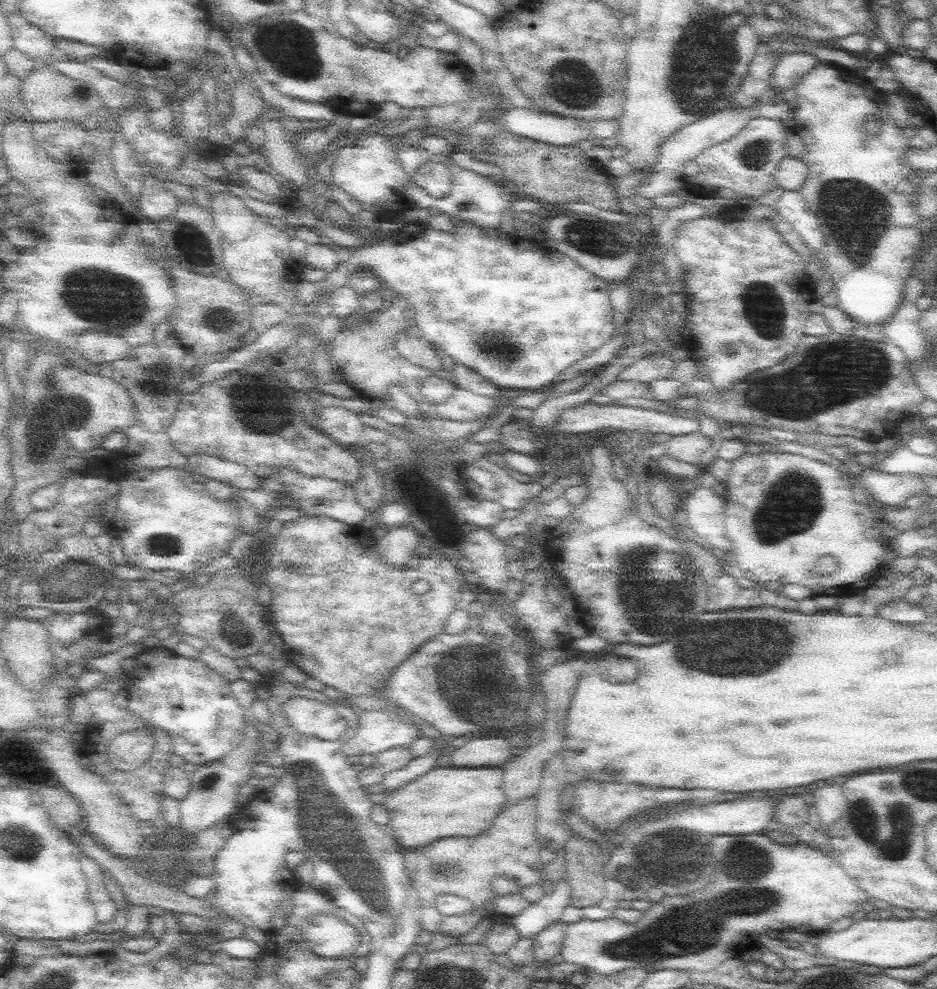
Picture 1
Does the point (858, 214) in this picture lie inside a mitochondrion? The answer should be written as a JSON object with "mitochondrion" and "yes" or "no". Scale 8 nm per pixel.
{"mitochondrion":"yes"}

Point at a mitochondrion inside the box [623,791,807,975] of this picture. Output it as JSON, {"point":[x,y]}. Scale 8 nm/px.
{"point":[669,857]}

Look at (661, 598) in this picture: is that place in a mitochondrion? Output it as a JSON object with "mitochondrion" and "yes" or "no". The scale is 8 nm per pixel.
{"mitochondrion":"yes"}

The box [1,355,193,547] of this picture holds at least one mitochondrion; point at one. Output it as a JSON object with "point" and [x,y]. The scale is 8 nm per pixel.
{"point":[76,413]}

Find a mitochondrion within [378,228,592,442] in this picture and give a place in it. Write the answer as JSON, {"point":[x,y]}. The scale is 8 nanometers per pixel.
{"point":[506,349]}

